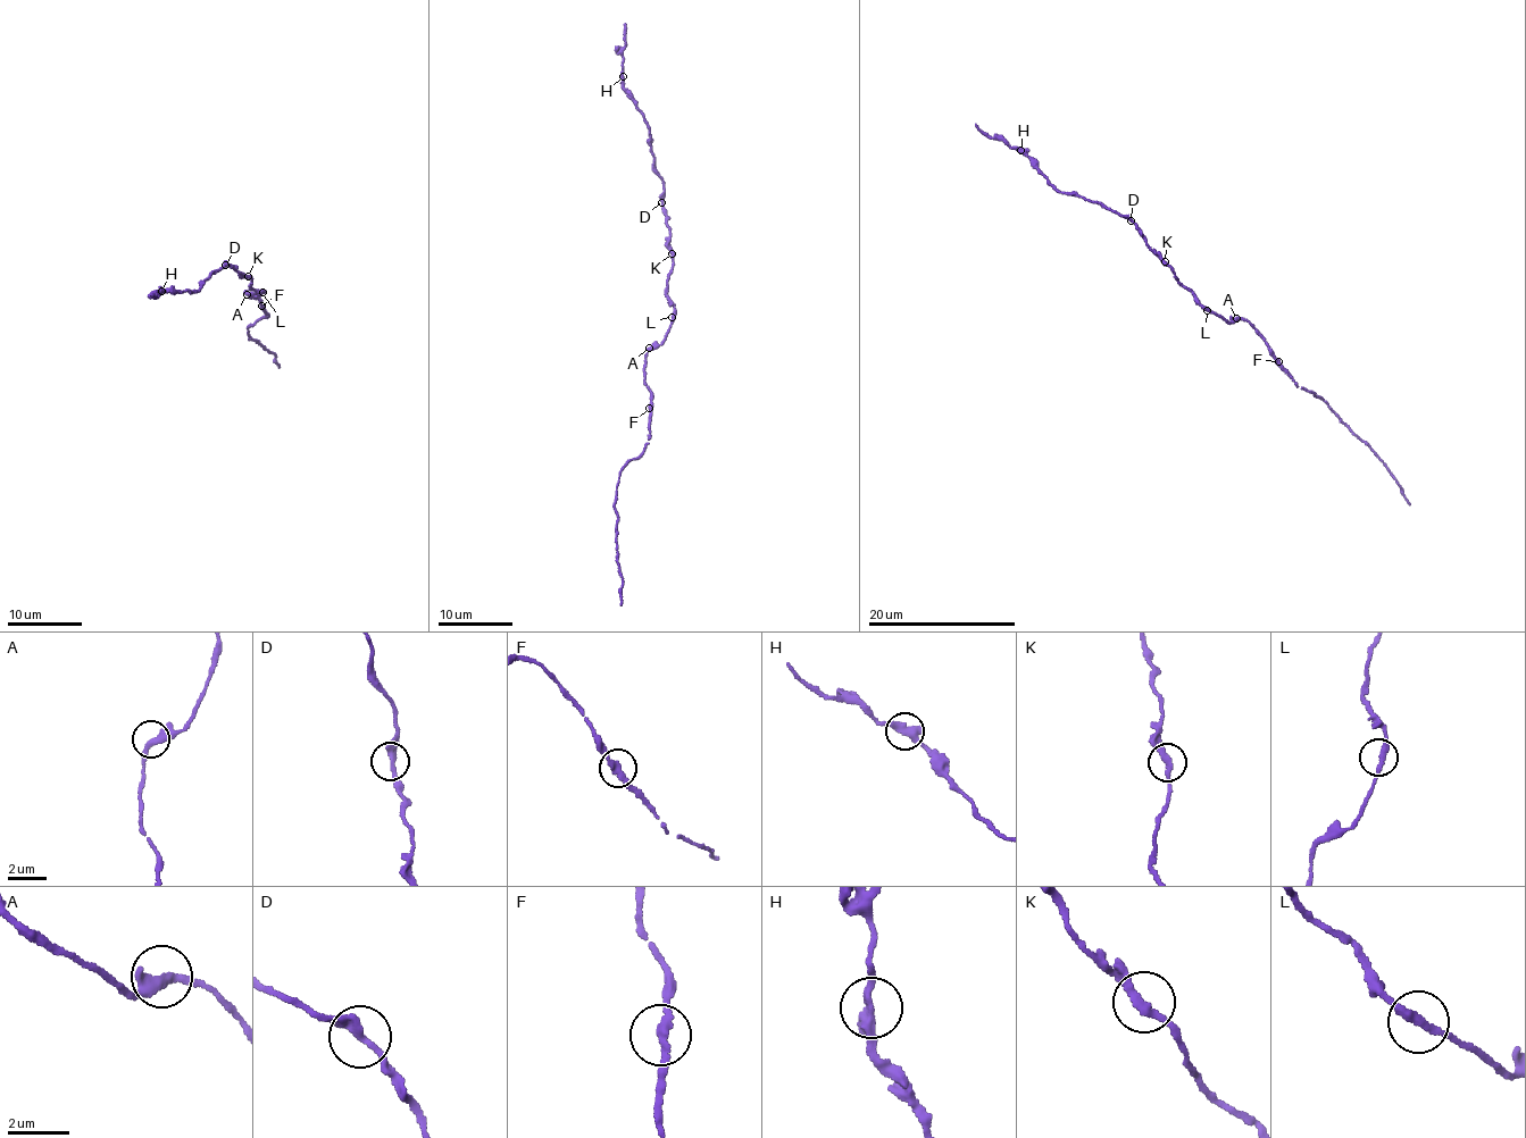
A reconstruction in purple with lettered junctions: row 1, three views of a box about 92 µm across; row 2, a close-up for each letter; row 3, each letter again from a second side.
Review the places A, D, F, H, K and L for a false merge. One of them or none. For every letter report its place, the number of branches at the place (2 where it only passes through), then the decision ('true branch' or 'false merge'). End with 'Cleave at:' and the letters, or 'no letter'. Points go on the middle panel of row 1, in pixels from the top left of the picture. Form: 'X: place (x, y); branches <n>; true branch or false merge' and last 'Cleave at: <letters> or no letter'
A: place (649, 348); branches 2; true branch
D: place (661, 202); branches 2; true branch
F: place (649, 408); branches 2; true branch
H: place (623, 76); branches 2; true branch
K: place (672, 253); branches 2; true branch
L: place (672, 317); branches 2; true branch
Cleave at: no letter

